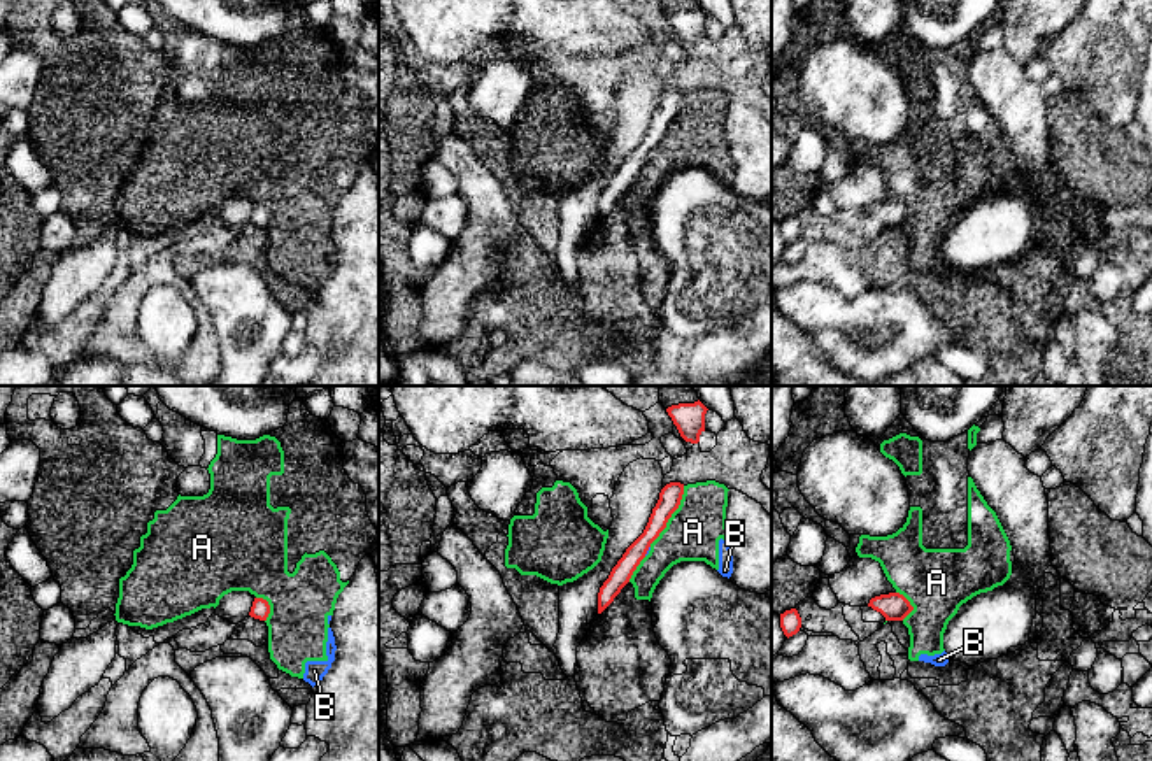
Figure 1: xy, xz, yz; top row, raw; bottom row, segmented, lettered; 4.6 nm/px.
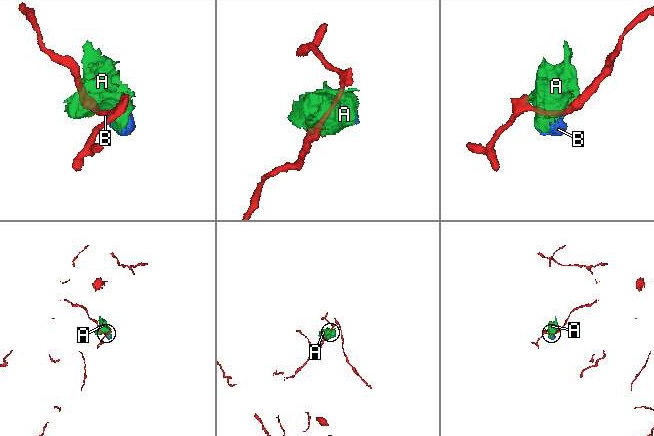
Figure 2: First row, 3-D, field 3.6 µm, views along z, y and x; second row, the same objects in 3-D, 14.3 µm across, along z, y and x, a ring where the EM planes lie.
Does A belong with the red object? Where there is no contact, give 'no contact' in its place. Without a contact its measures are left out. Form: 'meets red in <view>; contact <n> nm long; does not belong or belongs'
meets red in xz; contact 320 nm long; does not belong

